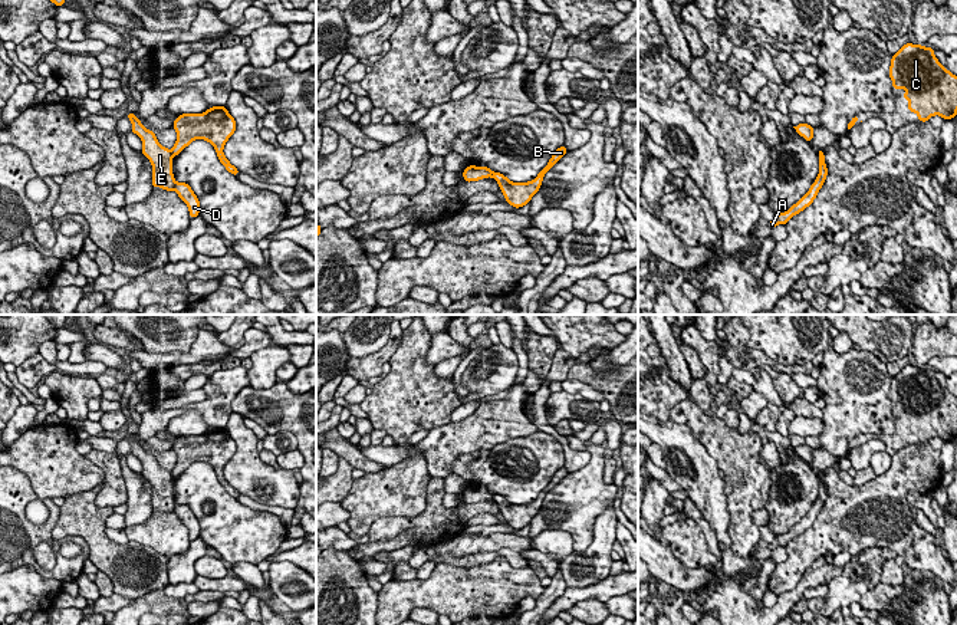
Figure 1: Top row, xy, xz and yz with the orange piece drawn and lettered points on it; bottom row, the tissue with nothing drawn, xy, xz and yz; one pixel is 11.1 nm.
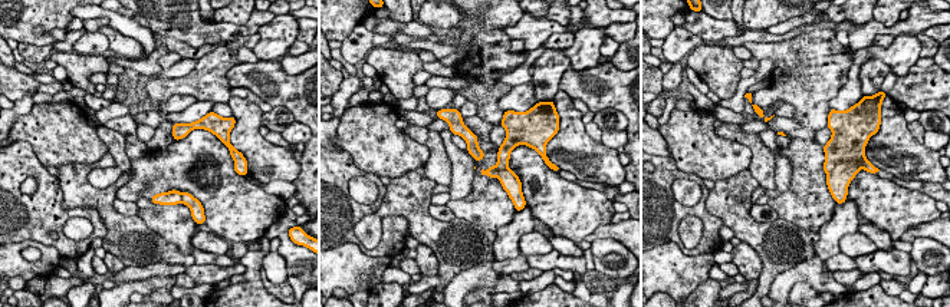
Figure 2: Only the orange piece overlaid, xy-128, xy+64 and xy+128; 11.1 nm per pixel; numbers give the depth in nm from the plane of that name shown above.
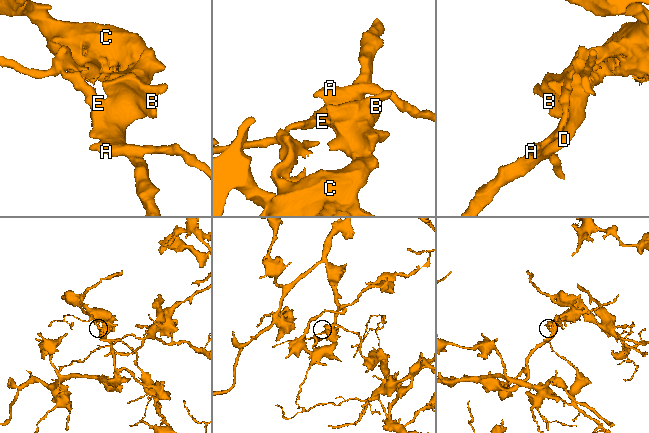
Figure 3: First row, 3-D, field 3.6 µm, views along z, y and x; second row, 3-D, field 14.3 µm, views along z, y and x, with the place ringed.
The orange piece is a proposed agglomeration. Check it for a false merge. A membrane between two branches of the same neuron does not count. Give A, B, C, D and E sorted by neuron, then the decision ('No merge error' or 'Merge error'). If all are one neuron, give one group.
Groups: A E / B C D. Merge error

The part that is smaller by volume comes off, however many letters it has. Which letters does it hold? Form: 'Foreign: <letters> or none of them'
Foreign: A, E

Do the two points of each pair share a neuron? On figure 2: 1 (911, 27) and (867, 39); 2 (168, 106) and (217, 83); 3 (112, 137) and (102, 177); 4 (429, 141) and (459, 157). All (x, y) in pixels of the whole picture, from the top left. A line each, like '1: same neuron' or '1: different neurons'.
1: same neuron
2: different neurons
3: same neuron
4: different neurons

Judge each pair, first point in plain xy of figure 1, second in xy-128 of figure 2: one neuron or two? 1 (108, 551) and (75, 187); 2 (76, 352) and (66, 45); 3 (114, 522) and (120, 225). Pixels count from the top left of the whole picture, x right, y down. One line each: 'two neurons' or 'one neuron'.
1: one neuron
2: one neuron
3: two neurons

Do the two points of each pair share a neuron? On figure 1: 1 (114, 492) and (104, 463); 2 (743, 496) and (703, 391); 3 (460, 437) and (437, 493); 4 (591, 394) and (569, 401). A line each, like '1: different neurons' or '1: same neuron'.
1: same neuron
2: different neurons
3: different neurons
4: different neurons

